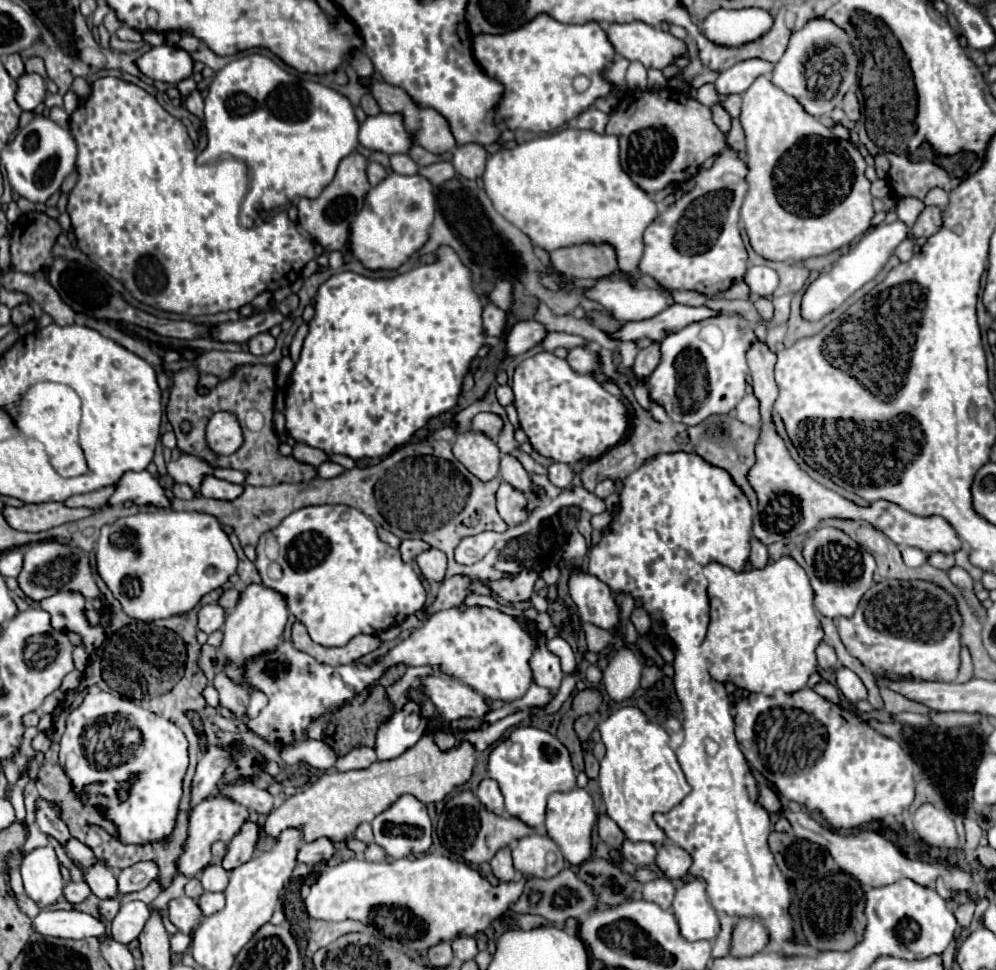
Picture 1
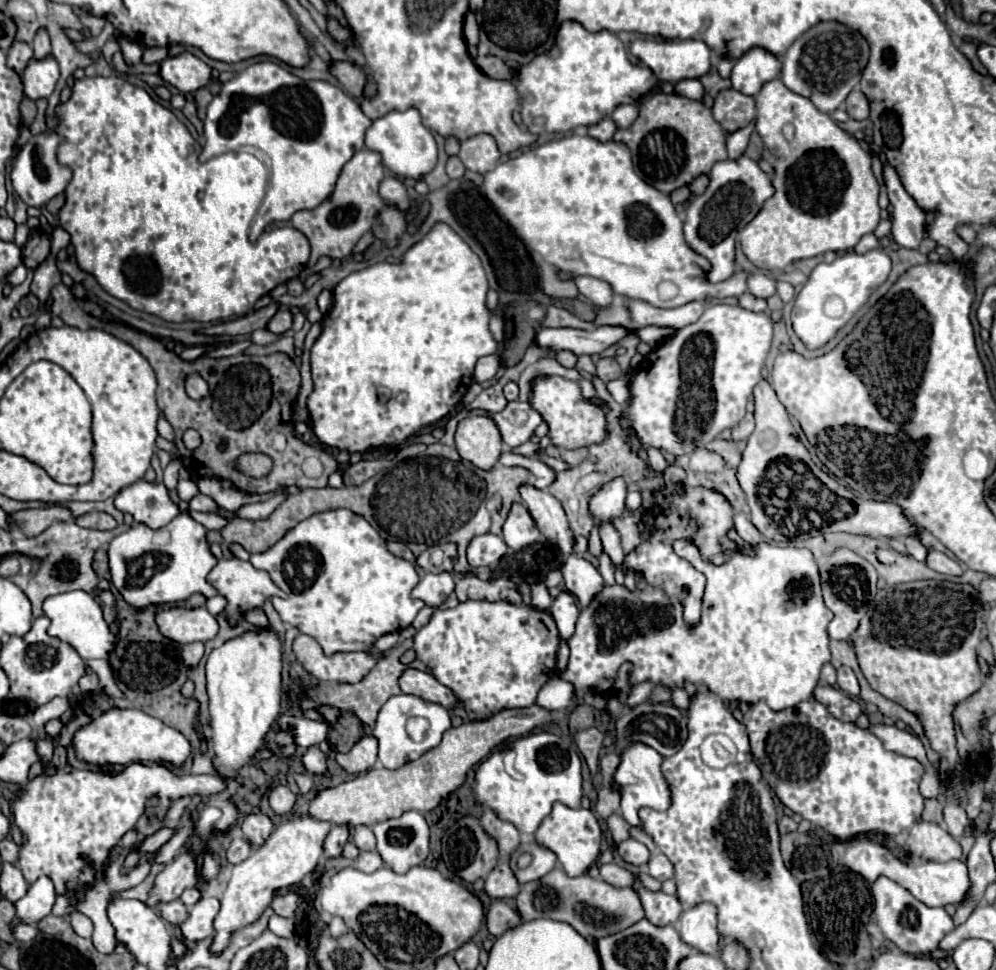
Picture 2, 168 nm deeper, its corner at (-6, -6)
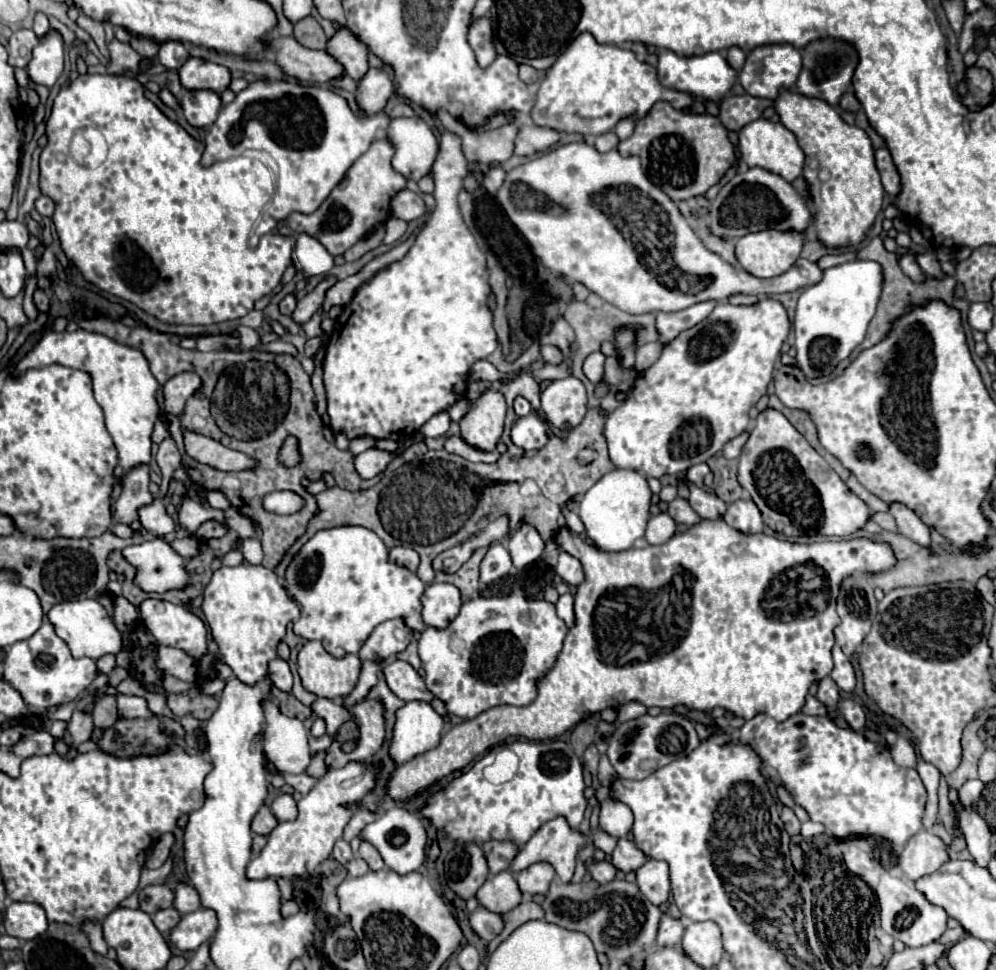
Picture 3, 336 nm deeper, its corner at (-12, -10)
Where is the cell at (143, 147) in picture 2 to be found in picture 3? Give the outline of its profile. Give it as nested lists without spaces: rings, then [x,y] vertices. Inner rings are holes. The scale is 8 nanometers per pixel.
[[[112,74],[78,76],[68,86],[62,86],[58,96],[54,98],[52,114],[50,114],[48,122],[46,122],[46,136],[48,136],[48,144],[42,148],[42,154],[40,154],[40,190],[42,190],[42,194],[50,196],[56,202],[56,210],[52,214],[52,222],[56,226],[56,232],[58,232],[58,238],[60,238],[60,244],[62,244],[62,250],[64,250],[66,258],[70,262],[74,262],[74,266],[82,272],[82,276],[88,282],[96,284],[100,290],[110,292],[114,296],[120,296],[124,300],[130,300],[138,308],[142,308],[144,312],[156,316],[162,322],[168,322],[168,324],[214,324],[214,322],[236,320],[236,318],[246,316],[254,308],[256,300],[260,300],[262,296],[270,294],[280,284],[284,270],[292,264],[290,256],[292,256],[292,248],[294,248],[294,238],[290,238],[290,236],[267,234],[272,230],[264,228],[260,244],[256,248],[248,246],[248,236],[252,236],[256,232],[256,228],[260,226],[264,210],[266,208],[274,208],[272,206],[272,198],[274,198],[276,182],[278,182],[278,164],[276,164],[276,160],[268,152],[264,152],[264,150],[246,150],[242,156],[236,156],[236,158],[212,164],[210,168],[204,168],[200,164],[202,144],[198,140],[194,140],[180,124],[168,120],[144,96],[144,88],[142,88],[142,84],[138,80],[124,78],[124,76],[112,76]],[[92,124],[104,134],[104,138],[106,138],[106,142],[110,146],[108,158],[94,170],[76,164],[74,158],[70,156],[70,140],[72,140],[74,132],[80,130],[80,128],[88,128]]]

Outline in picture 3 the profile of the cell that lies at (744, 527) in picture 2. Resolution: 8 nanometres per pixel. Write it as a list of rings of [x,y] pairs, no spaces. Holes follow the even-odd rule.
[[[736,500],[724,512],[724,522],[744,534],[758,534],[764,530],[762,512],[752,500]]]

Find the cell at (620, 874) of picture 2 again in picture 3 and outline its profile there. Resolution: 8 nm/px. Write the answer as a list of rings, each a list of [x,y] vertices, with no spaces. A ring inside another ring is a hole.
[[[606,860],[592,862],[590,866],[586,866],[586,870],[592,876],[592,880],[596,880],[598,884],[606,884],[606,882],[614,880],[614,876],[616,876],[616,868],[610,862],[606,862]]]

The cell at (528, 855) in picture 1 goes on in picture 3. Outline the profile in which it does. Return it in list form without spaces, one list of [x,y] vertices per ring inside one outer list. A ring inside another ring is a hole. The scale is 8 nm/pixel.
[[[538,862],[538,864],[532,864],[526,870],[522,870],[516,876],[516,882],[518,882],[520,892],[524,896],[536,896],[536,894],[546,894],[548,892],[548,886],[554,880],[554,876],[556,876],[556,872],[550,864]]]

